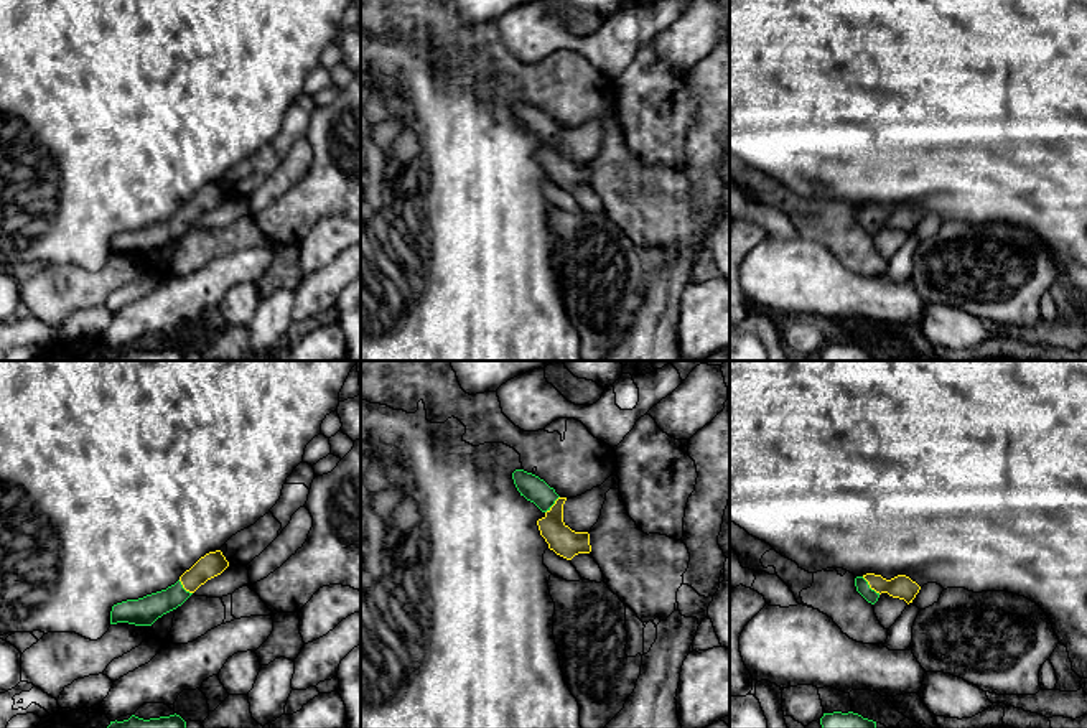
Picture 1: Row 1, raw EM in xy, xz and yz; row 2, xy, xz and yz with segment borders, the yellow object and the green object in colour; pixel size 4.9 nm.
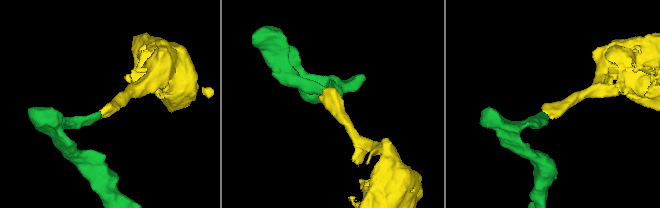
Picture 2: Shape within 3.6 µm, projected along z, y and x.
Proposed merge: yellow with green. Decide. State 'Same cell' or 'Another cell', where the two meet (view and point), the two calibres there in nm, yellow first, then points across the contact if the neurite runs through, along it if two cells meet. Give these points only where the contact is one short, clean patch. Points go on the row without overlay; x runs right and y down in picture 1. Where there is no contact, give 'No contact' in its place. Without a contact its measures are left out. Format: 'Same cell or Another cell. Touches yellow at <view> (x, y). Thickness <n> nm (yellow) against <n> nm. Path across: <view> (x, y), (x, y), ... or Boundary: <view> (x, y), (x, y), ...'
Same cell. Touches yellow at yz (870, 218). Thickness 120 nm (yellow) against 70 nm. Path across: yz (901, 218), (870, 218), (862, 216)

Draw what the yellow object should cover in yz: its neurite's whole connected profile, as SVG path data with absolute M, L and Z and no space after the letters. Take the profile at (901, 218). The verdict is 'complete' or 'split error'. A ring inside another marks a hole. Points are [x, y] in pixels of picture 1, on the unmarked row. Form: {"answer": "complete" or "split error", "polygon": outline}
{"answer": "split error", "polygon": "M866 204L855 209L856 222L871 236L875 236L881 224L888 224L893 229L912 234L921 217L906 206L898 206L891 211L881 206Z"}

